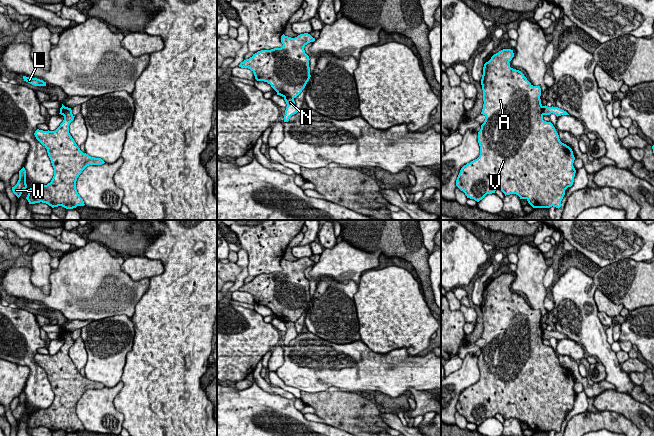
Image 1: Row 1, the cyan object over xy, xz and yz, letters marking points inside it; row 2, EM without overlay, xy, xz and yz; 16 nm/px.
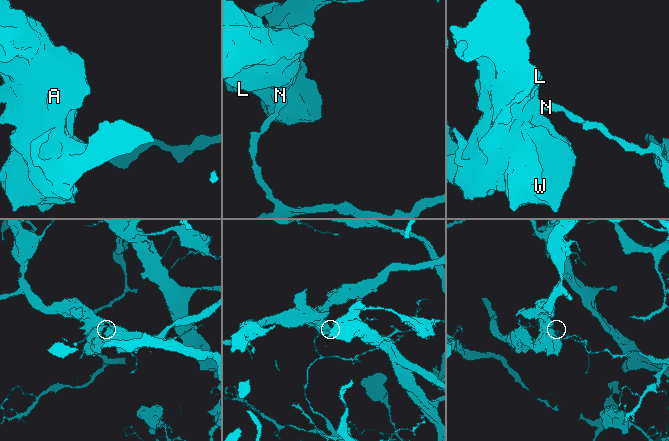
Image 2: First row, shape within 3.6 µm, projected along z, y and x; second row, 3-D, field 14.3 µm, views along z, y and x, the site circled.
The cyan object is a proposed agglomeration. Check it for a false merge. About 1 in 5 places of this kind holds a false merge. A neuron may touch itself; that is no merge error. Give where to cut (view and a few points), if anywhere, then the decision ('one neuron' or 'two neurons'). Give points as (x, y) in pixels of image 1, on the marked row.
xz (293, 97), (284, 98) | two neurons

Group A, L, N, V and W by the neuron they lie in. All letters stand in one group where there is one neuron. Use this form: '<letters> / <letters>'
A L V W / N

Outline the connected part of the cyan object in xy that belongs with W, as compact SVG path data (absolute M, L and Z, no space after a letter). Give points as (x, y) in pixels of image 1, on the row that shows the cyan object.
M23 167L20 171L19 171L19 180L17 182L17 184L12 187L12 191L13 193L19 198L23 192L24 189L27 188L27 184L26 184L26 170Z

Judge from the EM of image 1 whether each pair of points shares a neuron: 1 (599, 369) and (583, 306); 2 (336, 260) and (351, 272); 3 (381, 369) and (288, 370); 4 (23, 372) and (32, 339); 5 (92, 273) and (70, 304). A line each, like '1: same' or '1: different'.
1: different
2: same
3: same
4: different
5: same

